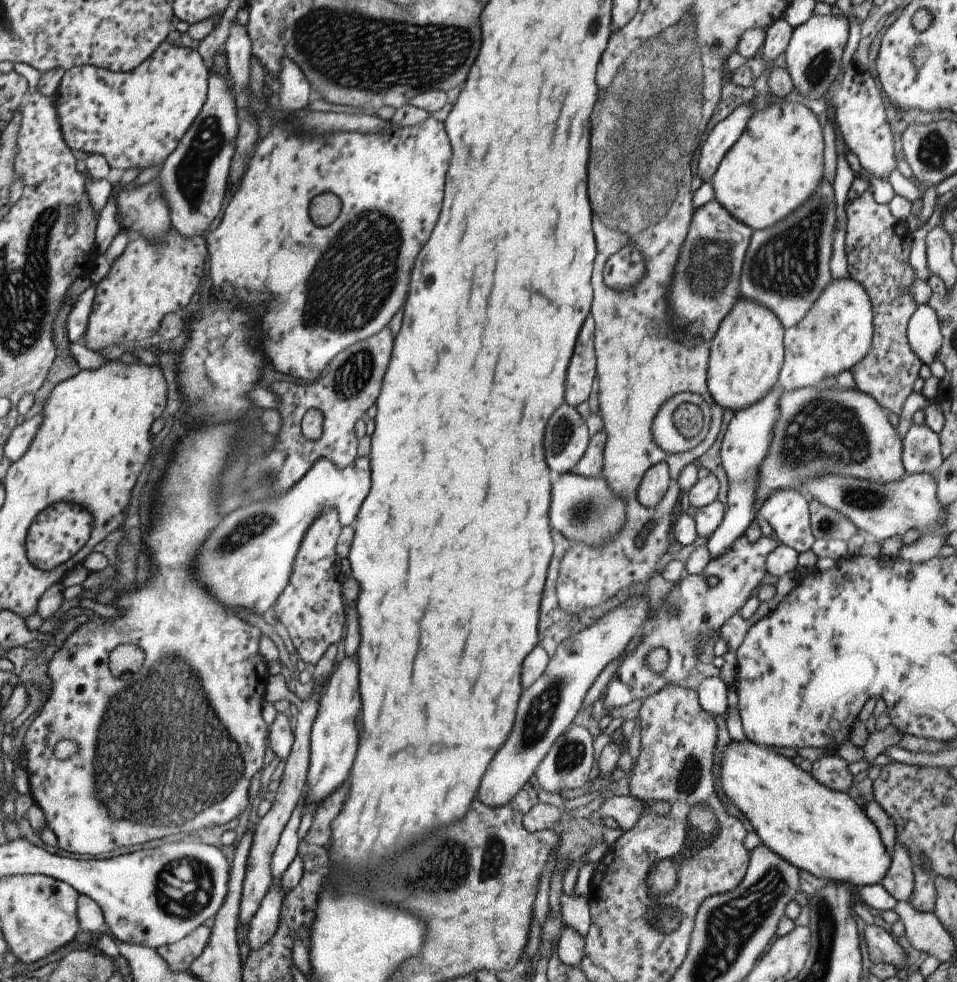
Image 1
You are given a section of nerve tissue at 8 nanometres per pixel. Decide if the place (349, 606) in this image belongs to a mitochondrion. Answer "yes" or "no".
no

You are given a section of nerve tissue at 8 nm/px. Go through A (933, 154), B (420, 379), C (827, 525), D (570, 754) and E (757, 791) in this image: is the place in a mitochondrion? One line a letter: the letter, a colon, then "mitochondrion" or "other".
A: mitochondrion
B: other
C: mitochondrion
D: mitochondrion
E: other

